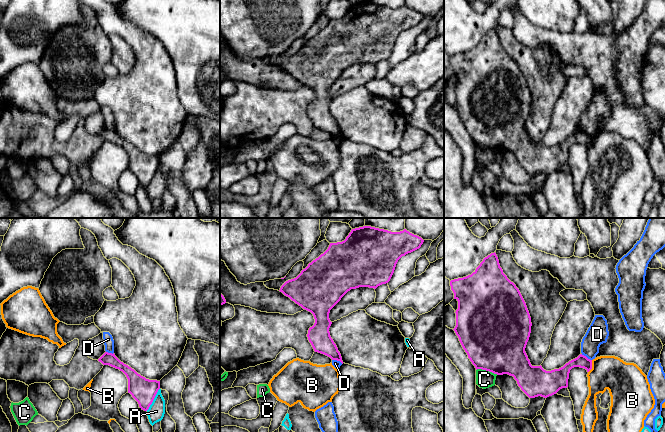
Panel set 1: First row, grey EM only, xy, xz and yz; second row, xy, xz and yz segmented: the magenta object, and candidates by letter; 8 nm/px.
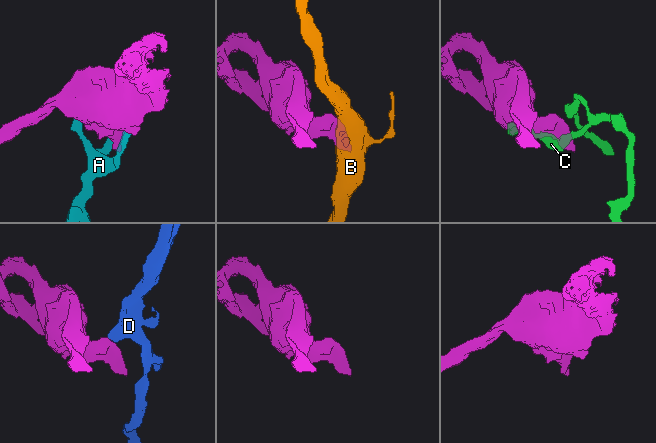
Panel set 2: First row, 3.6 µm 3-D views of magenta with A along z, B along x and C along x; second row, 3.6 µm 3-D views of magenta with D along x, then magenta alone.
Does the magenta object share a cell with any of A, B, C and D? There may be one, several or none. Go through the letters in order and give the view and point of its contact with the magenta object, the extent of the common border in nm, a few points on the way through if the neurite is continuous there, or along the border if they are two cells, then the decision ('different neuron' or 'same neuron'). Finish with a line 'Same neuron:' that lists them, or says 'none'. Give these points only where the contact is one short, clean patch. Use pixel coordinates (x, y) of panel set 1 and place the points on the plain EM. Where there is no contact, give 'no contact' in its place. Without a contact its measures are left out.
A: meets magenta in xy at (153, 175); contact 220 nm long; border along xy (159, 164), (152, 179), (146, 186); different neuron
B: meets magenta in yz at (591, 142); contact 110 nm long; different neuron
C: meets magenta in yz at (487, 146); contact 180 nm long; border along yz (476, 145), (485, 145), (497, 150); different neuron
D: meets magenta in xz at (337, 136); contact 90 nm long; border along xz (332, 135), (339, 136), (342, 139); different neuron
Same neuron: none

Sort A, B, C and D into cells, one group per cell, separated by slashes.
A / B / C / D

